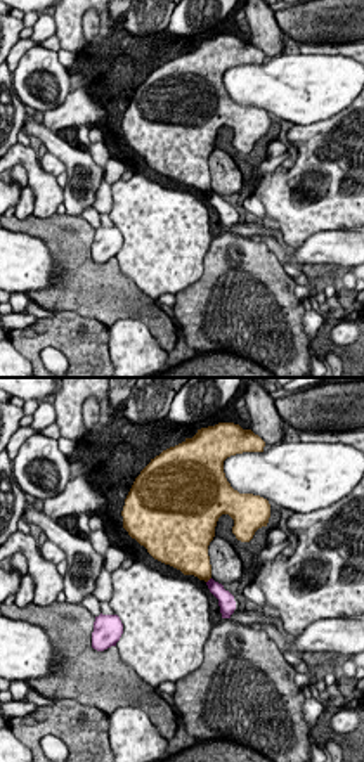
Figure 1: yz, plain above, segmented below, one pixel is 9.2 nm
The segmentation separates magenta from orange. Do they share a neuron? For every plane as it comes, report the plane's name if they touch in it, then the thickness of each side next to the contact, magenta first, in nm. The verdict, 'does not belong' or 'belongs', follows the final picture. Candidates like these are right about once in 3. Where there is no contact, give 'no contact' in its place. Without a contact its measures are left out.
meets magenta in yz; 160 nm thick on the magenta side, 280 nm on the other

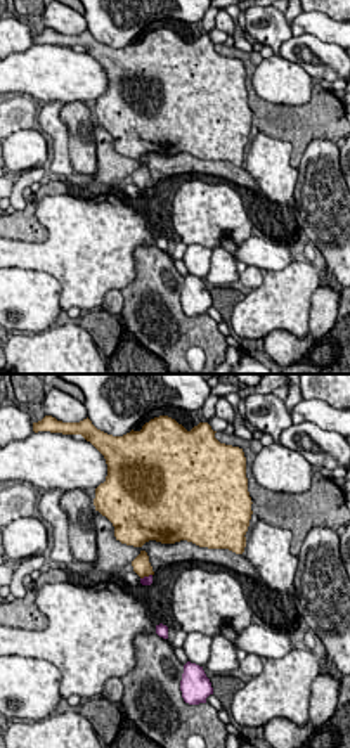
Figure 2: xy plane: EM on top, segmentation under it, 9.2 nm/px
meets magenta in xy; 90 nm thick on the magenta side, 160 nm on the other

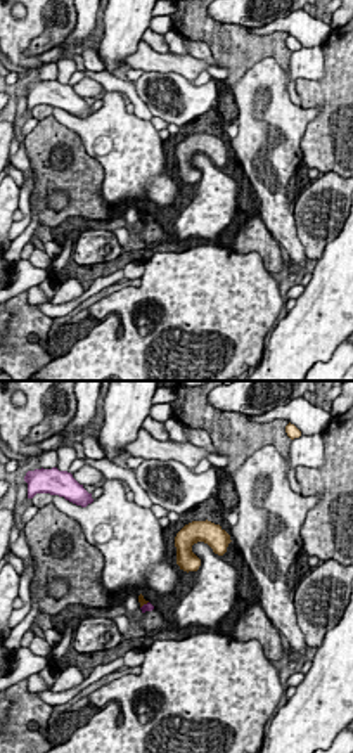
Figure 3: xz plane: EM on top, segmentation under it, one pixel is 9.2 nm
meets magenta in xz; 70 nm thick on the magenta side, 70 nm on the other

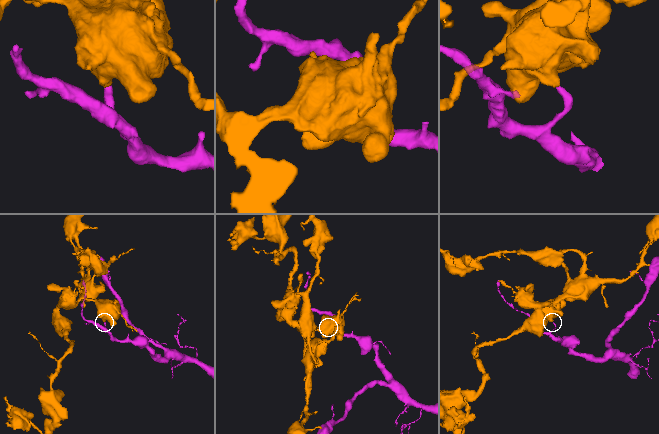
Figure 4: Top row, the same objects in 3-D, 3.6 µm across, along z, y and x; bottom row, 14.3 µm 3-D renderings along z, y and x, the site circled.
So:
does not belong

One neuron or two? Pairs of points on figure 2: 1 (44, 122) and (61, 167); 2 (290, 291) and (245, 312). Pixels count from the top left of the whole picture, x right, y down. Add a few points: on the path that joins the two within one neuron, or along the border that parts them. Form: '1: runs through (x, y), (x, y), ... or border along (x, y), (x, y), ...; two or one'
1: runs through (54, 132), (61, 139), (61, 156); one
2: runs through (279, 302), (255, 312); one

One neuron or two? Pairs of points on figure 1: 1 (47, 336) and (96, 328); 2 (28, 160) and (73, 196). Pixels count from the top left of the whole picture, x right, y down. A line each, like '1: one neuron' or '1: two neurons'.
1: one neuron
2: two neurons

